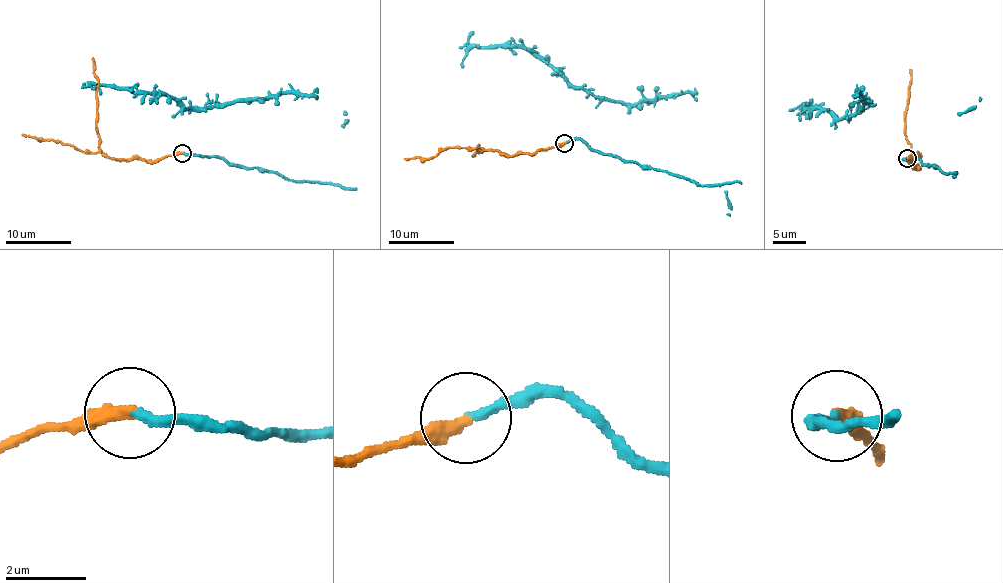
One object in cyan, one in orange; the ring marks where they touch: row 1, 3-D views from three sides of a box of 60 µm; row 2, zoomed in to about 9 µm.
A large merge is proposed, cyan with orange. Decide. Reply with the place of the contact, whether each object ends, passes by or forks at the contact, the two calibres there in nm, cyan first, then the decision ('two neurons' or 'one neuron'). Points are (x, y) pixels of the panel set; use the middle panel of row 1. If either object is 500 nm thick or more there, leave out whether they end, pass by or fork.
at (564, 143); cyan ends there; orange ends there; 220 nm thick on the cyan side, 400 nm on the other; two neurons

